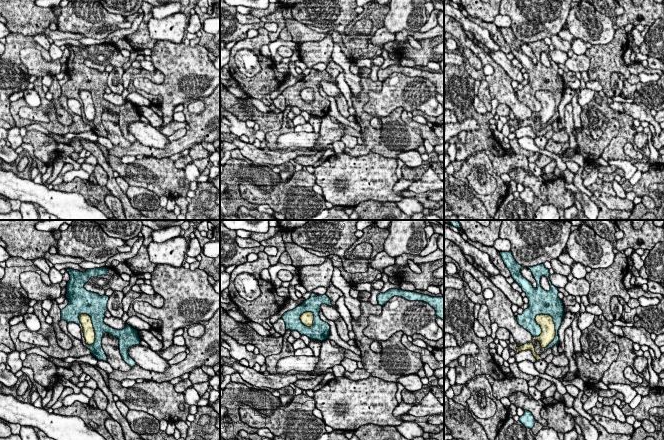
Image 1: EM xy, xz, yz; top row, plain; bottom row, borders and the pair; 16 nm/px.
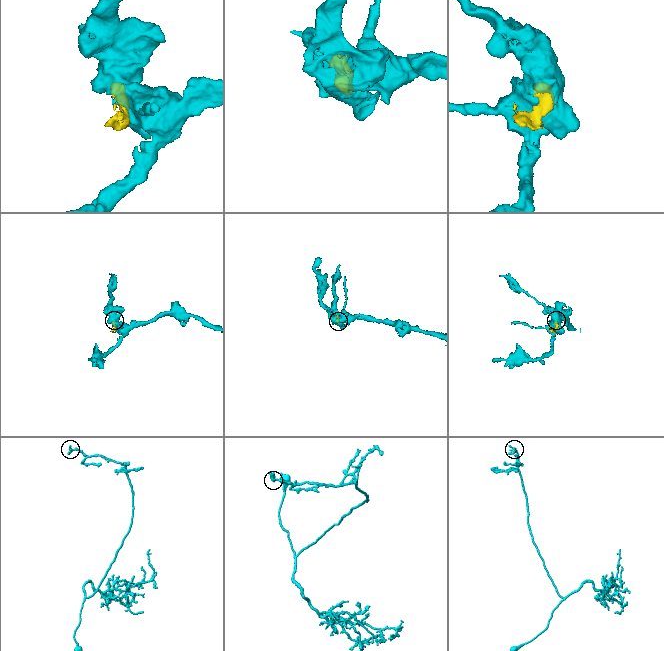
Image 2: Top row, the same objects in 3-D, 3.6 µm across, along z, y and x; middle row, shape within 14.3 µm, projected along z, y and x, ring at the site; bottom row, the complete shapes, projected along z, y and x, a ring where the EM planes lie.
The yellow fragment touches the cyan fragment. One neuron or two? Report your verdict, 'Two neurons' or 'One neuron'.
Two neurons

